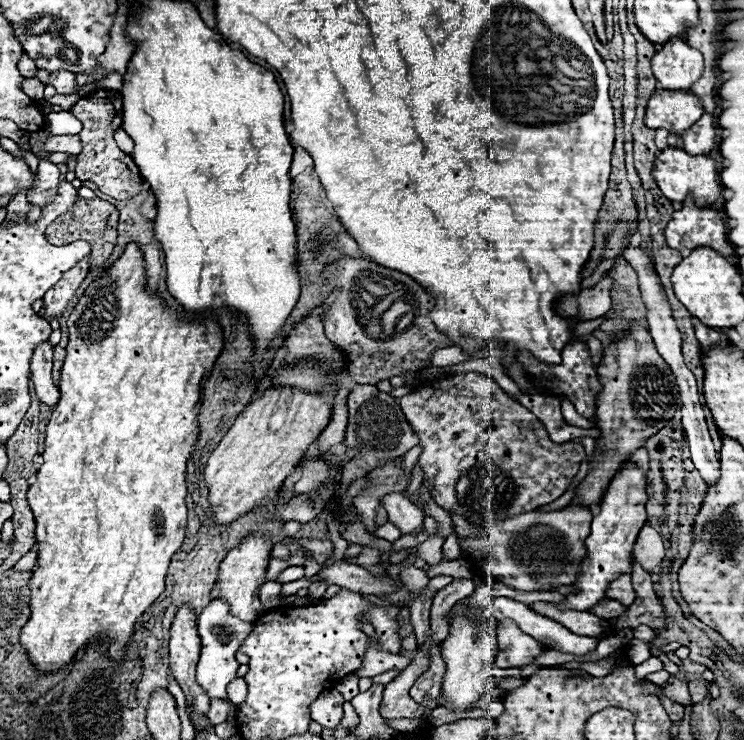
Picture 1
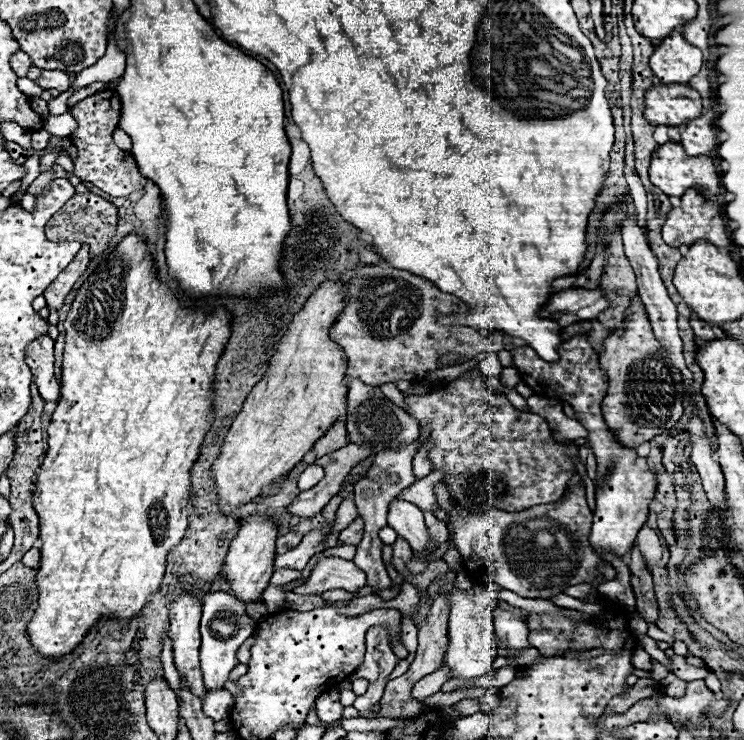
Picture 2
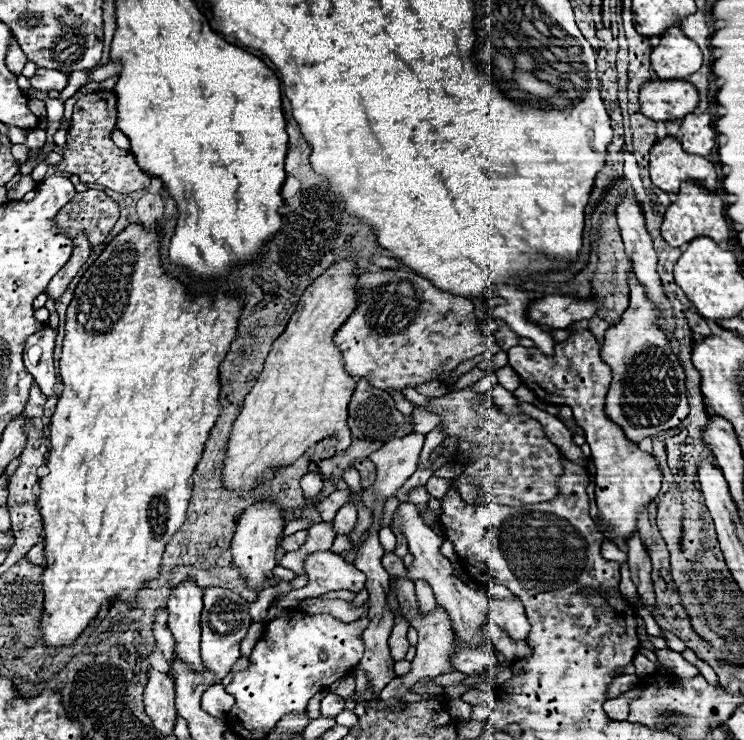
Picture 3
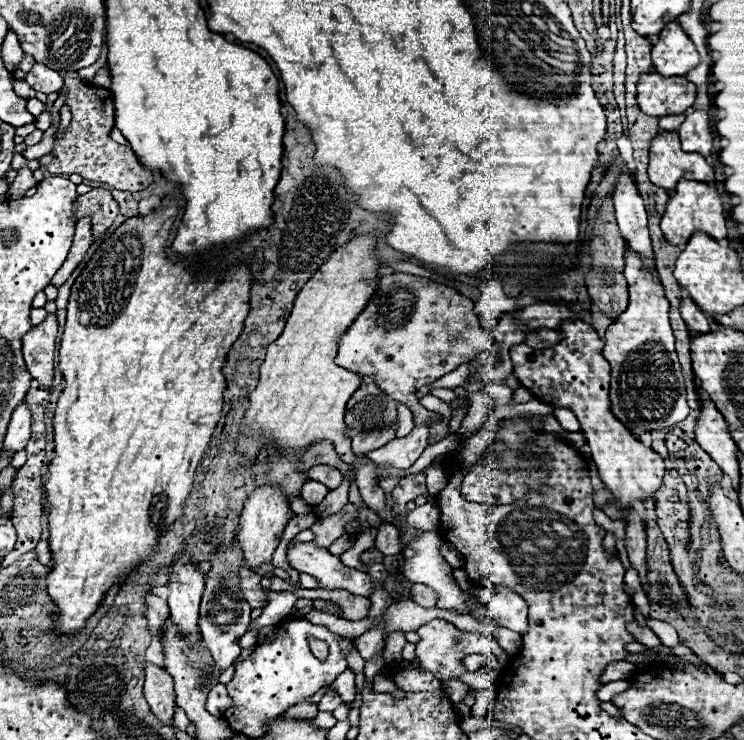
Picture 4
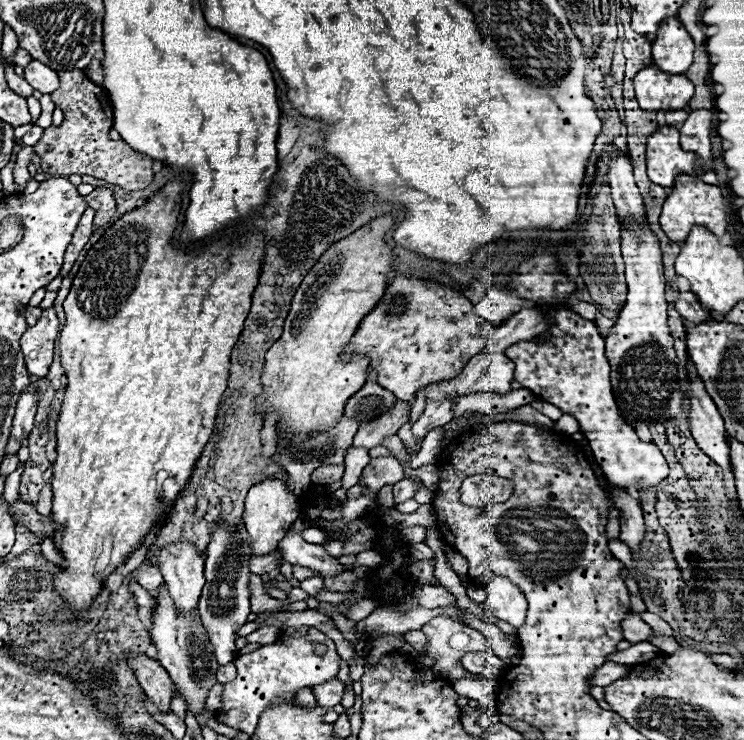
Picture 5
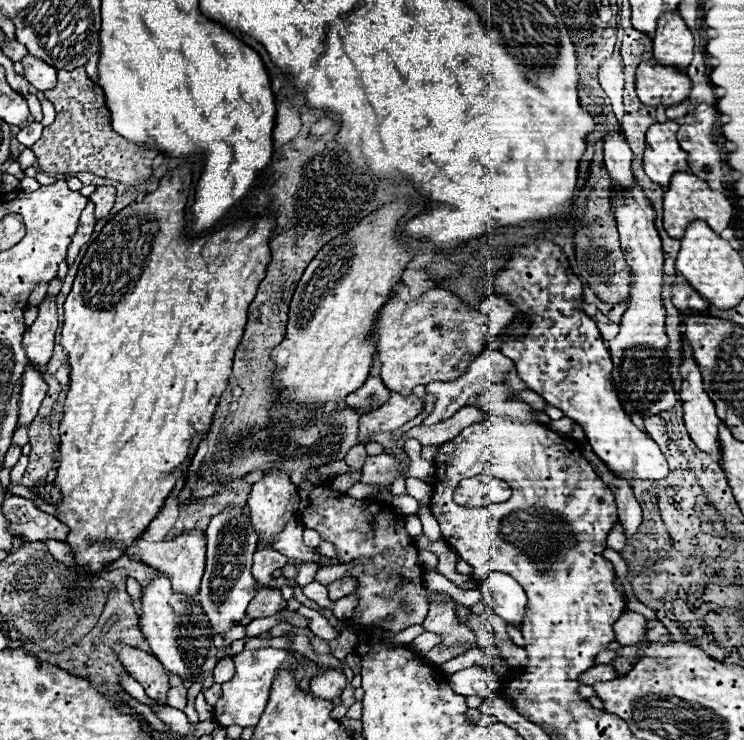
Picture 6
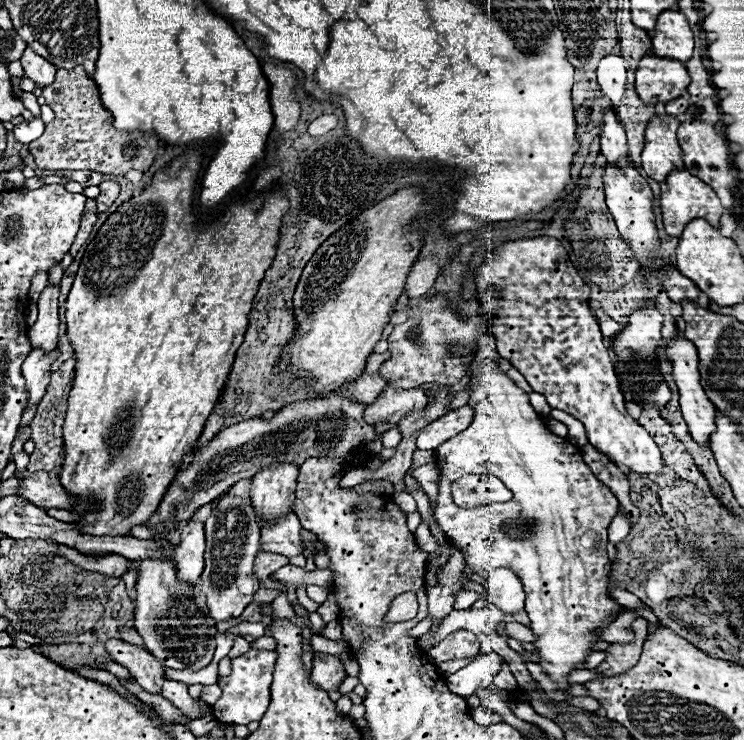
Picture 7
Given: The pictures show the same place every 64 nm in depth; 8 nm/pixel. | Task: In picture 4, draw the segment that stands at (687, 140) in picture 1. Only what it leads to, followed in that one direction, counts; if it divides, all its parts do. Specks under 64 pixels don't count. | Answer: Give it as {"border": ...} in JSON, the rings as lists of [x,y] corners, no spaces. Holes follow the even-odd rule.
{"border":[[[694,110],[686,116],[684,124],[678,130],[684,152],[698,152],[702,156],[710,156],[712,152],[712,132],[710,132],[710,116],[706,110]]]}

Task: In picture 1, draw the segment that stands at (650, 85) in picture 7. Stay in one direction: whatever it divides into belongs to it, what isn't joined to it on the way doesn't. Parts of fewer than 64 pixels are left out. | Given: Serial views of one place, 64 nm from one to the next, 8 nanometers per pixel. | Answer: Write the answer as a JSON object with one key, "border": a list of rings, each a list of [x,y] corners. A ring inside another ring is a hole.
{"border":[[[656,90],[650,96],[650,102],[646,106],[646,126],[650,128],[666,128],[668,132],[682,134],[682,130],[688,130],[700,116],[702,100],[684,90]]]}

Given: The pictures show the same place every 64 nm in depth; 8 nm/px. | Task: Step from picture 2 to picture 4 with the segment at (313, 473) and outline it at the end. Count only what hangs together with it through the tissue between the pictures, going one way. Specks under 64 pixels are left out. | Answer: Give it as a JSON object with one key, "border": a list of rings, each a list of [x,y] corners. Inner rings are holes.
{"border":[[[308,480],[304,484],[304,488],[302,488],[302,498],[312,506],[320,504],[326,494],[328,494],[328,488],[324,484],[320,484],[320,482],[314,482],[314,480]]]}

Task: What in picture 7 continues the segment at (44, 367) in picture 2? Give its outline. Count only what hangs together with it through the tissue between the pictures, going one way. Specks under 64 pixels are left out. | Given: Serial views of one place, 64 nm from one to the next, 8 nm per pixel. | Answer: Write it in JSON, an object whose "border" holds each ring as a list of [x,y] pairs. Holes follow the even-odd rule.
{"border":[[[46,284],[46,288],[40,292],[38,298],[38,320],[34,326],[28,328],[28,340],[32,348],[42,348],[42,350],[52,350],[58,342],[58,330],[60,330],[60,320],[58,320],[58,292],[60,286],[56,284]]]}

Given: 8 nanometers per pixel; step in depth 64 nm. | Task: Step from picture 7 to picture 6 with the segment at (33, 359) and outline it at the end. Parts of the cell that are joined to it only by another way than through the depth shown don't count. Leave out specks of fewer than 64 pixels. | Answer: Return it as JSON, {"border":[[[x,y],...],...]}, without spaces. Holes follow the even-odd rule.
{"border":[[[26,364],[26,370],[22,374],[22,394],[20,394],[20,420],[18,426],[26,424],[30,426],[30,422],[34,420],[40,402],[44,400],[48,390],[48,384],[44,380],[44,374],[34,368],[32,364]]]}

